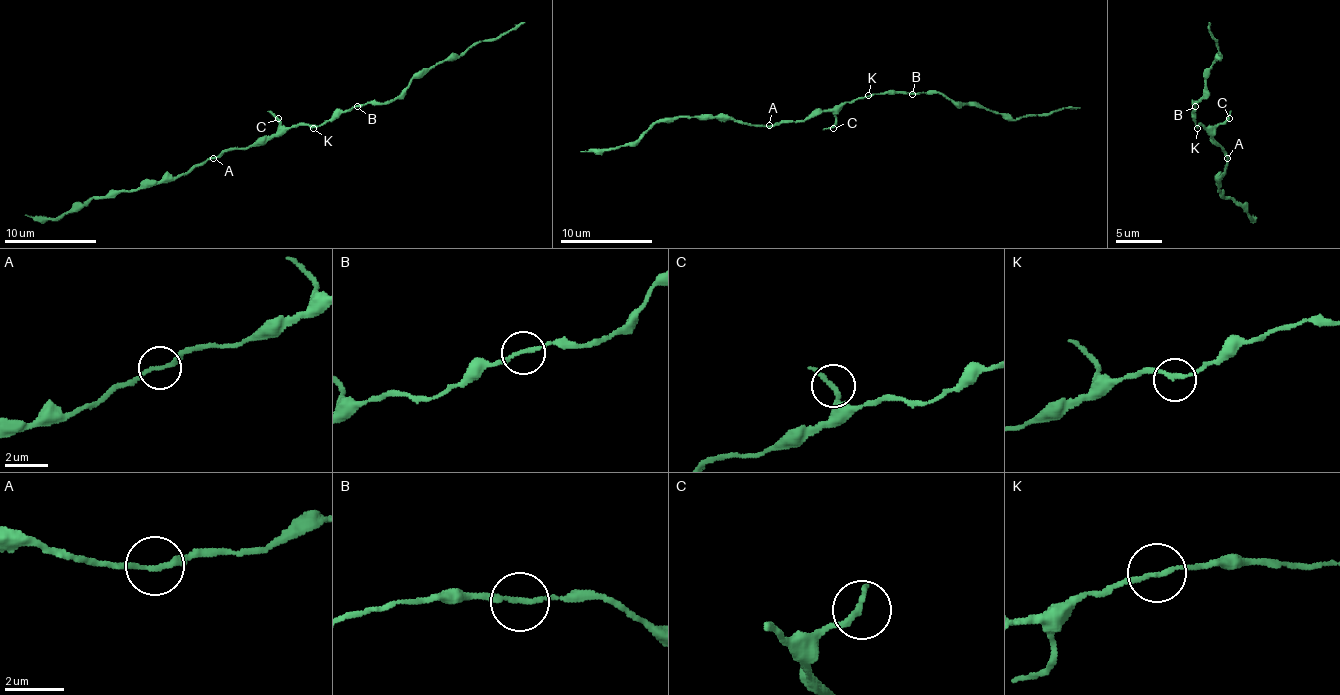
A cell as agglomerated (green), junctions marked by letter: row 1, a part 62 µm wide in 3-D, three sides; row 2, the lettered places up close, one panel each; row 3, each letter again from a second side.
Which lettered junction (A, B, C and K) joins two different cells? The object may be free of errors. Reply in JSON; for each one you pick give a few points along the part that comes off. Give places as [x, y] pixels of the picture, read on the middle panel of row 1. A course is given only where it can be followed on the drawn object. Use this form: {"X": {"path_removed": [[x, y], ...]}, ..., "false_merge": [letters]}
{"false_merge": []}

